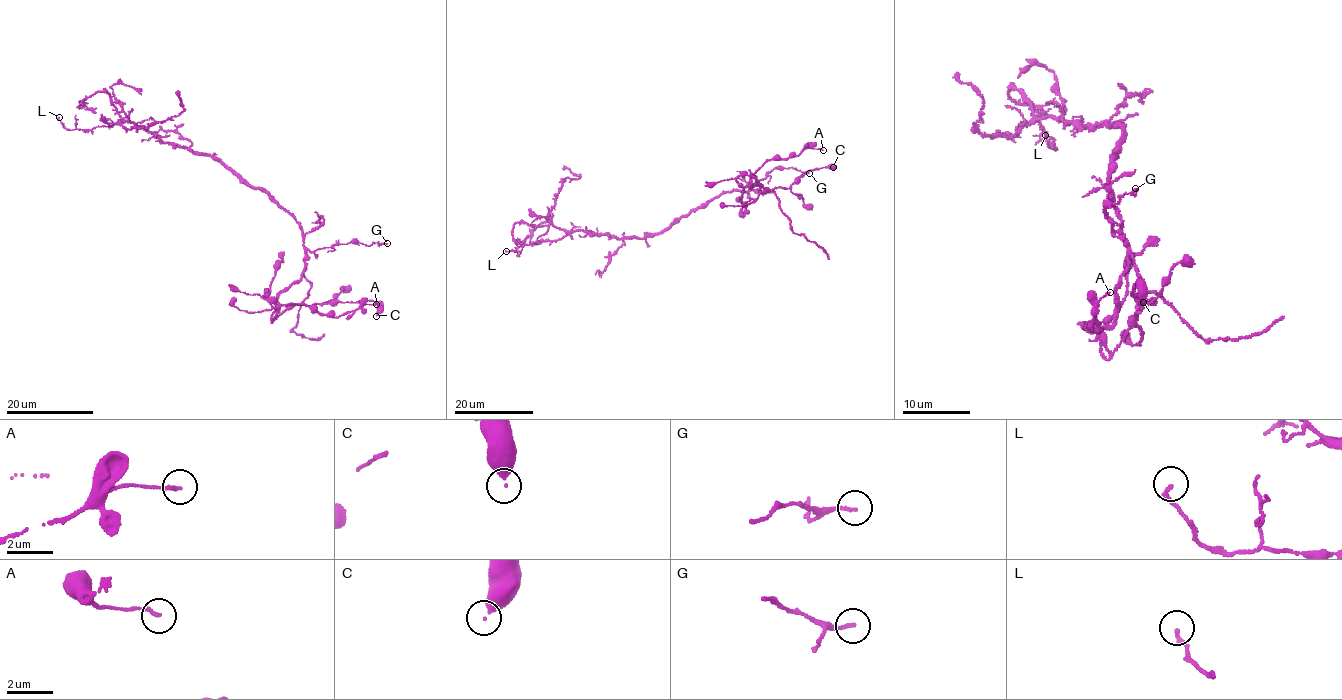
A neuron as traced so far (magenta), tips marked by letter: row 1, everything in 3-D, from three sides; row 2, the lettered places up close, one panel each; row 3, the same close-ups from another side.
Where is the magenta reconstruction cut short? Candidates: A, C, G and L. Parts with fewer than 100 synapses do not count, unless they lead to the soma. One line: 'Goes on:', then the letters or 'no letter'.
Goes on: no letter

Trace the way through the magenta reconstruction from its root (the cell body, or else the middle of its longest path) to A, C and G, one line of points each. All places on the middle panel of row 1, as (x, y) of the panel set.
A: (697, 208), (725, 192), (761, 190), (750, 186), (751, 180), (766, 161), (798, 156), (809, 147), (823, 150)
C: (697, 208), (725, 192), (761, 190), (750, 186), (755, 175), (765, 188), (788, 188), (805, 172), (833, 167)
G: (697, 208), (725, 192), (748, 191), (777, 167), (809, 173)

